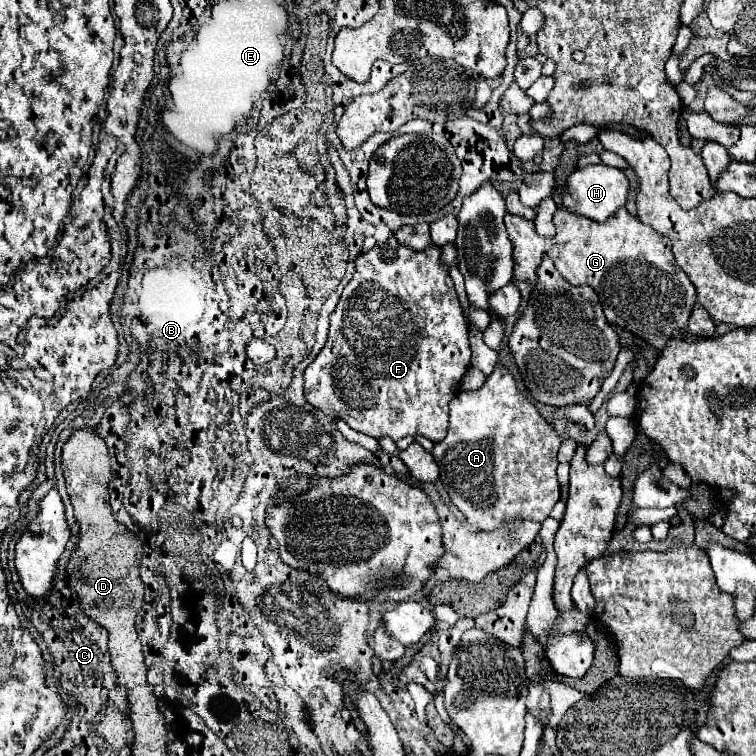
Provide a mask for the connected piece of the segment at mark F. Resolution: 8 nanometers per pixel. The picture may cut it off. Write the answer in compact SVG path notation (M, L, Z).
M390 237L356 257L356 273L344 287L340 303L330 315L330 333L324 349L304 373L304 397L330 417L344 419L352 429L374 439L424 435L440 441L448 431L448 403L456 395L470 367L468 325L460 313L458 295L448 269L440 265L436 247L414 251Z

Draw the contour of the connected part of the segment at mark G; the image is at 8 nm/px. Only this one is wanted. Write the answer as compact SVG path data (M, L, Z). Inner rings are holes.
M624 207L618 209L608 221L598 223L592 219L586 219L582 215L574 215L566 209L558 209L554 215L556 235L552 238L538 236L532 221L525 220L518 215L506 215L506 229L514 243L514 275L512 283L526 283L528 287L534 287L537 283L537 268L543 255L554 259L556 269L560 269L560 275L574 287L588 285L596 291L600 297L600 305L604 309L604 315L610 325L618 325L622 329L628 329L636 337L650 343L656 351L662 351L666 343L672 339L672 333L684 331L688 325L688 319L698 305L698 293L686 273L678 269L672 253L672 243L668 237L654 231L650 225L638 221L634 215L630 215Z

